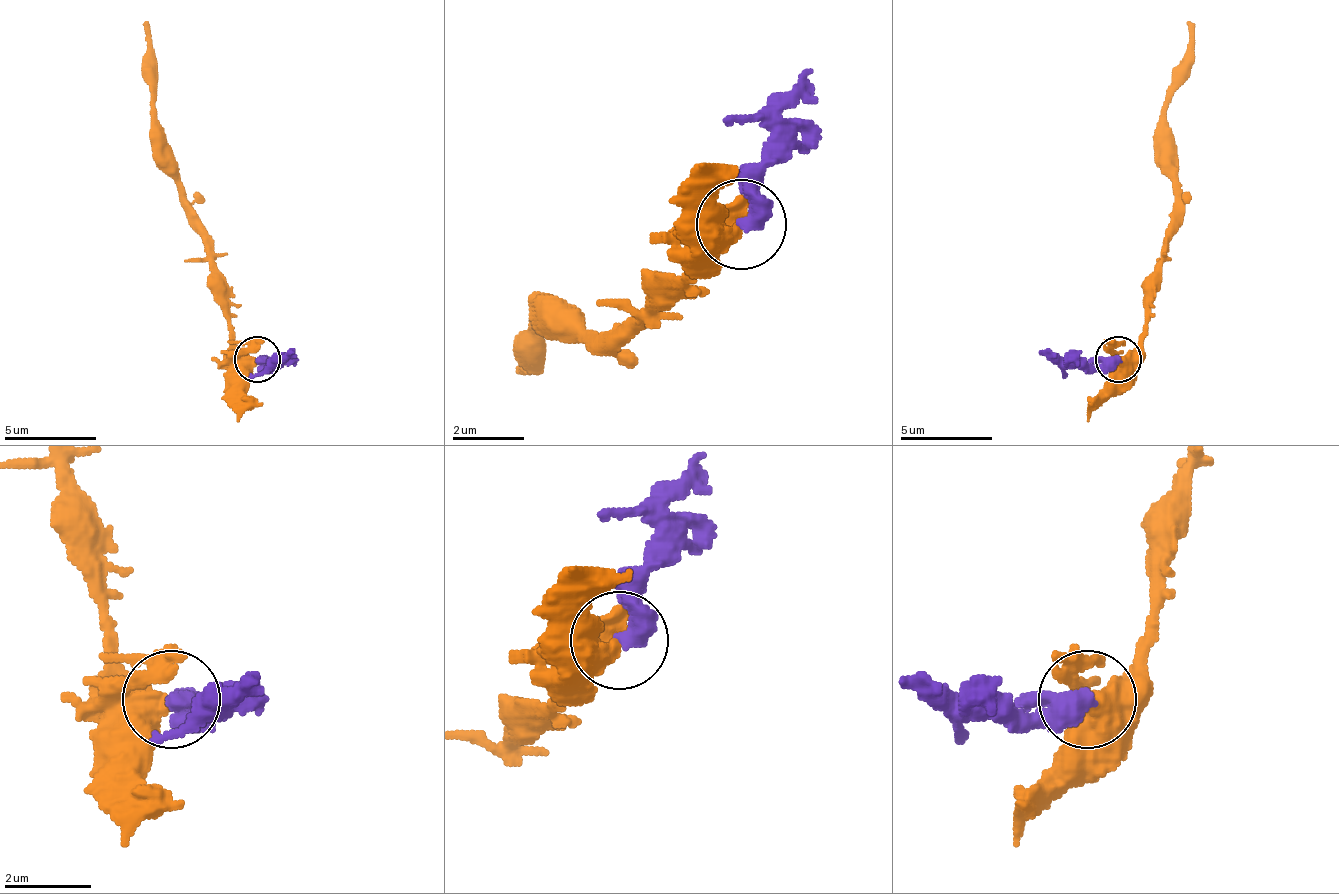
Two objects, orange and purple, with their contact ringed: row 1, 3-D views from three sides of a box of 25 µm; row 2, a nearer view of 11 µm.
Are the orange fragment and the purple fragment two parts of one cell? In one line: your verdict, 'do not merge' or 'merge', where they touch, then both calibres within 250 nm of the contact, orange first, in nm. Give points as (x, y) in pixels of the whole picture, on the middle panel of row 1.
do not merge; place (741, 224); calibres 550 and 500 nm

